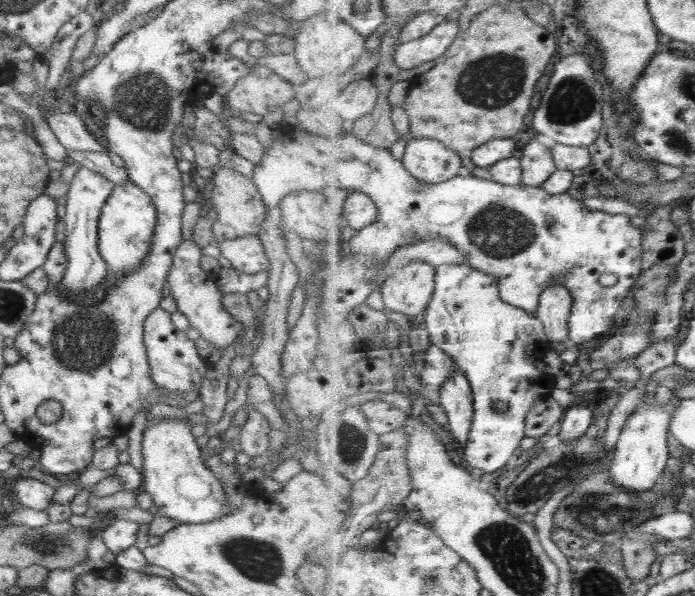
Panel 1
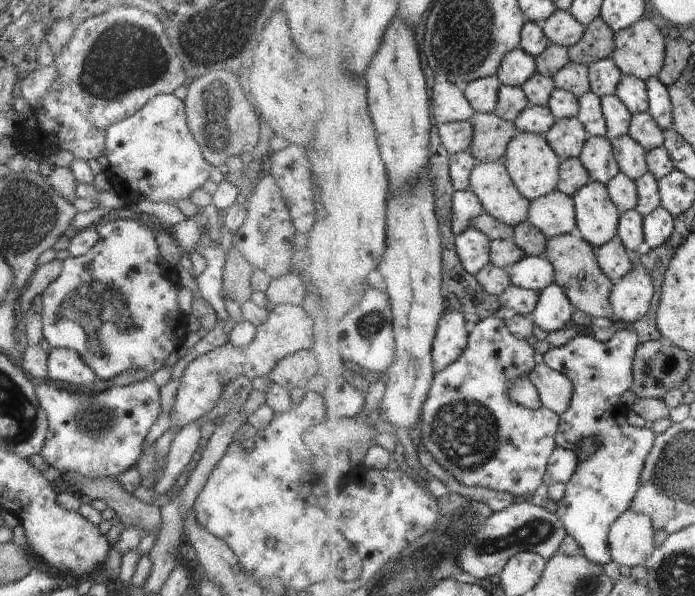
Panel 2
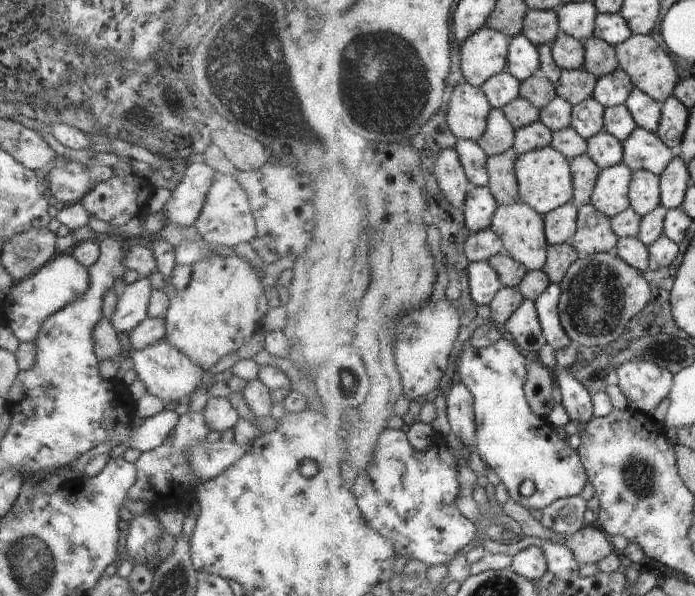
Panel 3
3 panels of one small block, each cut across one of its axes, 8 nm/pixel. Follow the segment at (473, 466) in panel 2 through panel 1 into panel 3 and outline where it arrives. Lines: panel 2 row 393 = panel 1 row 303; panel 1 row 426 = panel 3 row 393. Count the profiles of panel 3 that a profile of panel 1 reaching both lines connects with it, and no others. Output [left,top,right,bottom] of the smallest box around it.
[458,337,590,510]

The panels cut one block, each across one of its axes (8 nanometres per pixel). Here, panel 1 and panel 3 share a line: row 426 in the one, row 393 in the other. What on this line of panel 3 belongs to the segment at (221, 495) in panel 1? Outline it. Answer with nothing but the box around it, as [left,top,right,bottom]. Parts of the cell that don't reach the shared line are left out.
[130,340,203,408]

